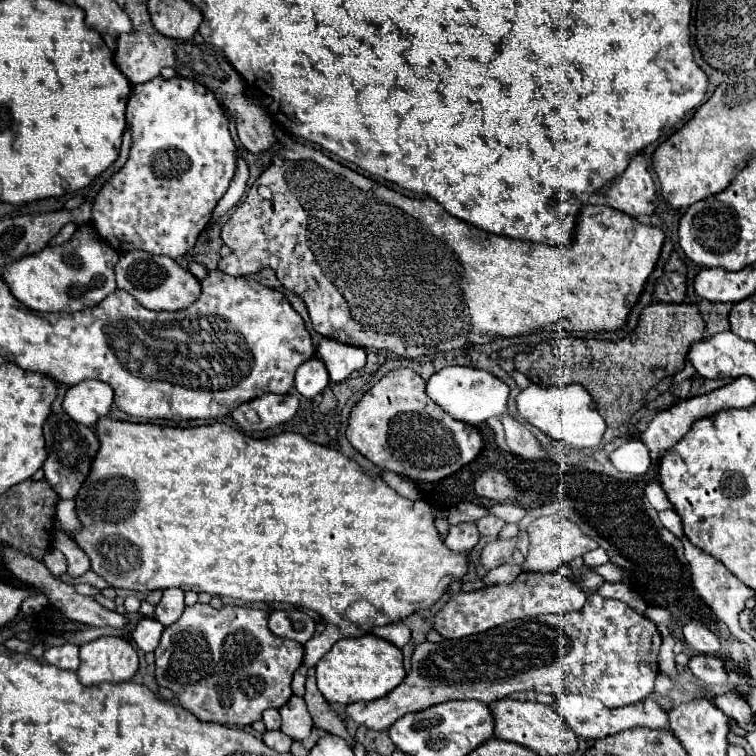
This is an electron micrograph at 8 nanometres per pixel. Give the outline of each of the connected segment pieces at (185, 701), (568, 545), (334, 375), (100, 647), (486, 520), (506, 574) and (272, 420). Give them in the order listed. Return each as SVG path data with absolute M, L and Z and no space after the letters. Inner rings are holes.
M195 603L193 607L185 607L185 613L181 615L181 619L175 625L165 627L163 637L161 637L161 645L155 649L155 679L157 679L157 683L161 687L167 687L169 691L173 691L175 697L177 697L177 703L183 709L191 711L199 721L213 721L213 723L235 725L235 727L249 727L251 723L261 721L261 715L263 715L265 709L269 709L269 707L279 709L281 705L285 705L285 701L289 701L289 697L293 695L293 691L291 691L291 679L293 679L293 673L297 671L297 667L303 663L303 655L305 655L305 649L303 649L301 643L291 641L291 639L279 639L273 633L269 633L267 611L253 609L253 607L231 607L231 605L227 605L227 607L223 607L223 609L217 611L211 605Z
M561 513L535 519L527 527L527 535L529 535L529 553L521 565L525 571L557 571L561 565L567 565L575 557L581 557L583 553L599 547L597 541L587 537L573 521L569 521Z
M323 339L315 355L325 361L329 377L335 383L347 379L353 371L359 371L367 361L365 349L339 343L335 339Z
M99 637L81 647L81 665L77 669L83 685L129 681L139 667L135 647L121 637Z
M485 515L481 517L479 521L475 521L477 529L479 529L479 535L491 535L491 537L497 537L497 533L501 531L501 527L505 525L505 521L493 517L493 515Z
M501 565L501 567L493 569L493 571L489 571L489 573L483 577L483 583L485 583L485 585L511 583L519 573L521 573L521 567L519 567L519 565Z
M265 393L241 407L237 407L231 417L239 423L244 432L265 431L269 427L287 423L295 417L299 409L299 399L295 395L273 395Z

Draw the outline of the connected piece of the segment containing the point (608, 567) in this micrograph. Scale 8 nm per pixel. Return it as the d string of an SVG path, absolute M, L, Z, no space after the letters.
M608 562L604 565L593 568L599 573L605 580L621 582L623 579L623 571L616 565Z

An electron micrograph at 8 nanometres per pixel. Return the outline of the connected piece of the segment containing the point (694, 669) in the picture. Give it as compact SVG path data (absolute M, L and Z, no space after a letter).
M697 655L689 661L689 669L691 673L705 681L707 685L711 687L719 687L719 689L725 689L727 687L728 676L725 673L725 667L723 663L715 657L715 655Z

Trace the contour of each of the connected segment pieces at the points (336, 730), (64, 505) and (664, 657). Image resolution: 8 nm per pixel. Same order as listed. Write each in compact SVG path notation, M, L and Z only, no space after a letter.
M309 667L309 673L307 673L307 679L305 683L305 703L307 703L307 709L315 721L315 725L323 731L329 731L333 735L339 735L343 739L347 740L352 749L354 749L355 741L347 733L345 729L345 719L339 717L327 703L327 699L321 695L321 691L317 689L317 682L315 677L315 667Z
M57 501L57 505L55 505L55 515L57 515L57 519L61 521L61 525L63 525L63 531L69 535L69 533L73 533L73 531L77 531L77 529L81 529L81 523L79 523L79 519L77 519L77 515L75 515L75 501Z
M665 637L659 649L659 671L667 673L669 677L677 677L677 663L675 663L675 653L673 653L675 639Z

